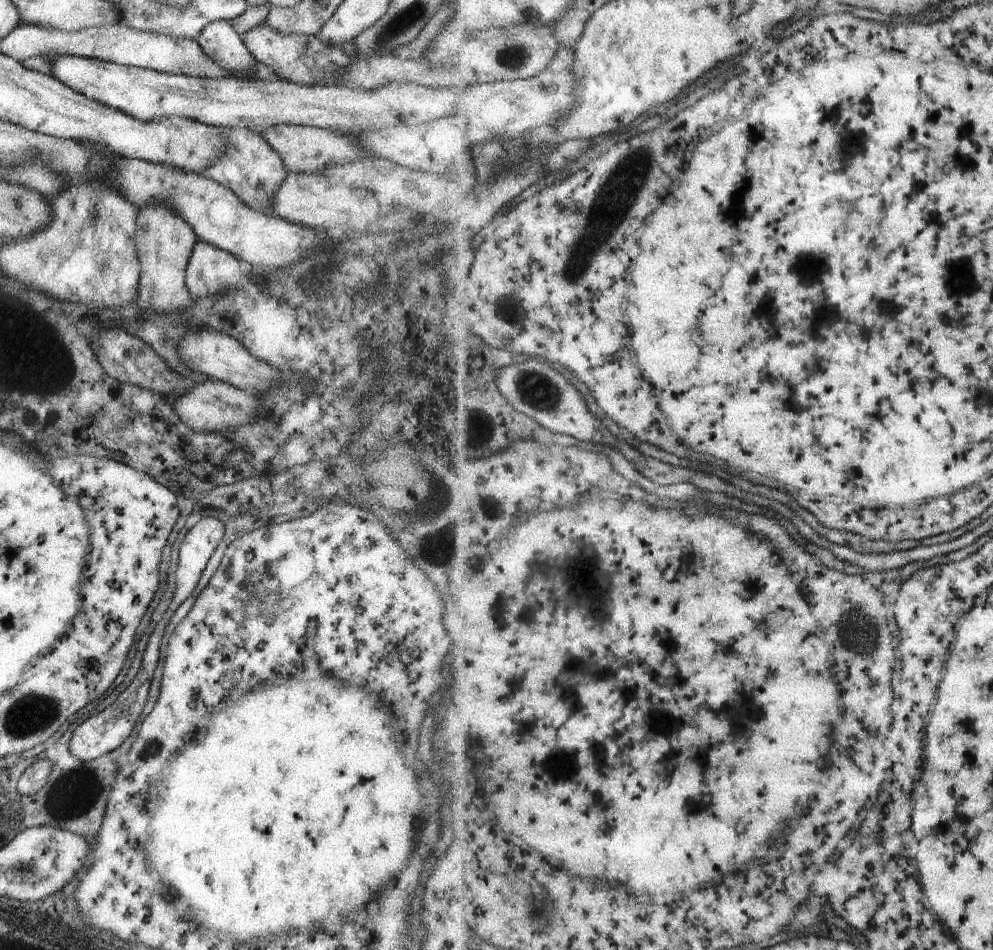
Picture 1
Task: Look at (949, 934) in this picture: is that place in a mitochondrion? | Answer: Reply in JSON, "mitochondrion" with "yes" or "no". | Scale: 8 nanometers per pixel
{"mitochondrion":"no"}

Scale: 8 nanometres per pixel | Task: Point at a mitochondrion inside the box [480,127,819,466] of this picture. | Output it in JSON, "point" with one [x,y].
{"point":[617,196]}

